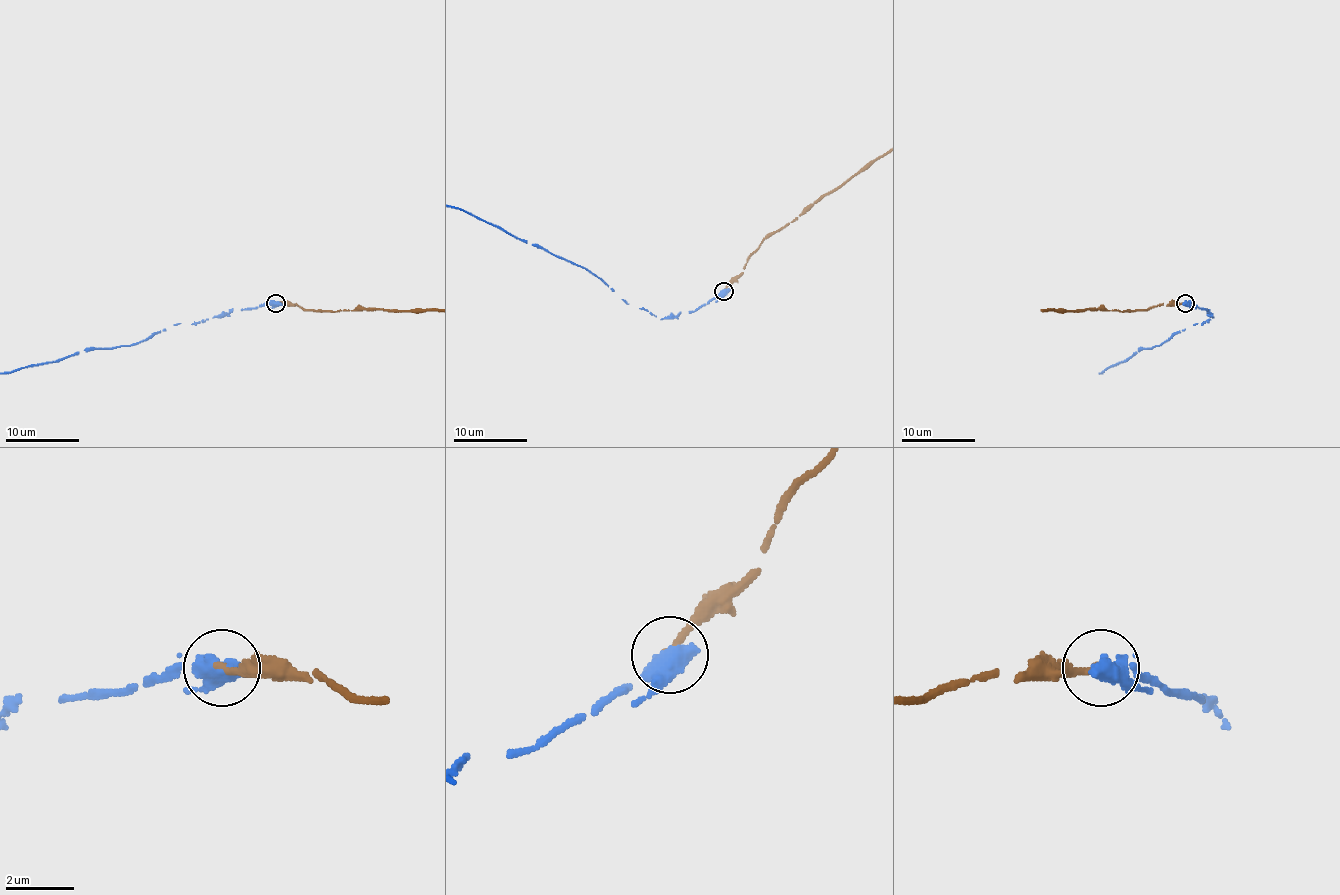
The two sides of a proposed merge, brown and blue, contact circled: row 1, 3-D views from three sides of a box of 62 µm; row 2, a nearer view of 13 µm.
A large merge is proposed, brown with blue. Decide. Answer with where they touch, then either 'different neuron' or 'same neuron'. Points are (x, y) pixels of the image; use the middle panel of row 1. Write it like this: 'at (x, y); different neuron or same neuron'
at (724, 291); same neuron

